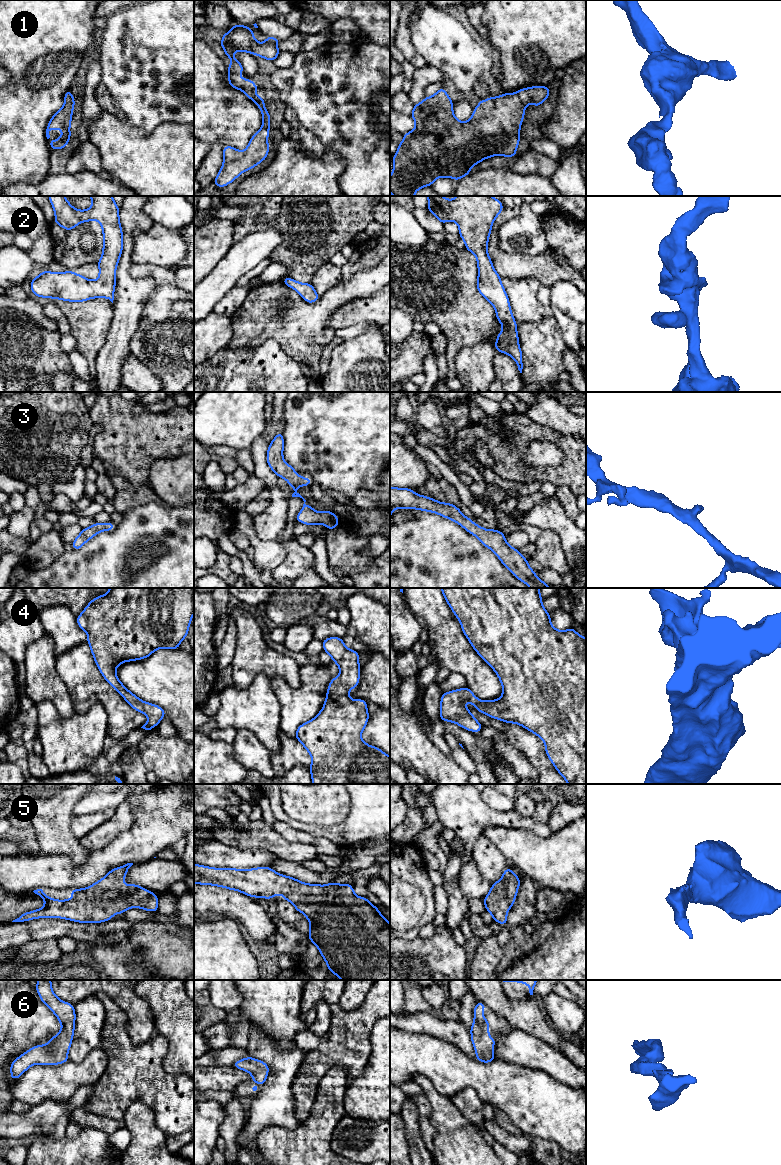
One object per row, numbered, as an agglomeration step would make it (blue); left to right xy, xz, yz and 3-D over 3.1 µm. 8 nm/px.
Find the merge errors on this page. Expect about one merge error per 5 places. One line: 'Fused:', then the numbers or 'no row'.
Fused: no row

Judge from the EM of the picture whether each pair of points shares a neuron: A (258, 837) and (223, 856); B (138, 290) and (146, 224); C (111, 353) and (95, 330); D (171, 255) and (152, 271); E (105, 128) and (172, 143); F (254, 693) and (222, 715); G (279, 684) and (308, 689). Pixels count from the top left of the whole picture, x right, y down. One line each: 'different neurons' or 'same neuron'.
A: different neurons
B: same neuron
C: different neurons
D: different neurons
E: same neuron
F: same neuron
G: same neuron

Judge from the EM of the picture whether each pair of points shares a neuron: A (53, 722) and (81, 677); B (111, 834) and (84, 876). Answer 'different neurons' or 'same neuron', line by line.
A: different neurons
B: different neurons

